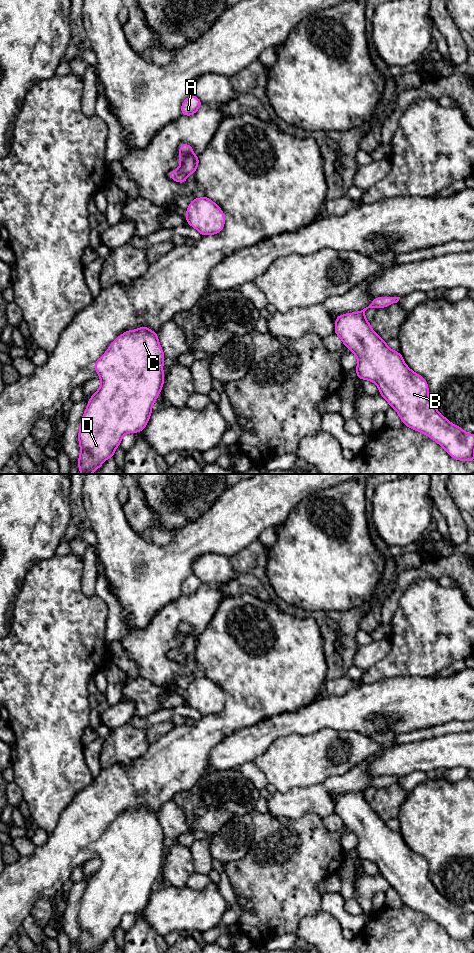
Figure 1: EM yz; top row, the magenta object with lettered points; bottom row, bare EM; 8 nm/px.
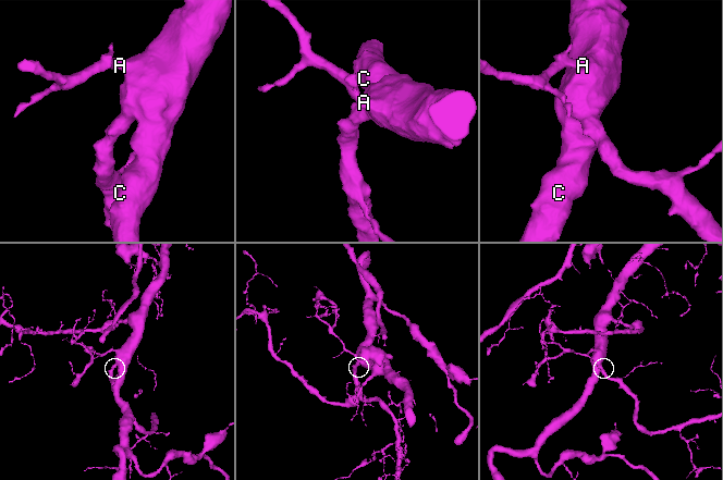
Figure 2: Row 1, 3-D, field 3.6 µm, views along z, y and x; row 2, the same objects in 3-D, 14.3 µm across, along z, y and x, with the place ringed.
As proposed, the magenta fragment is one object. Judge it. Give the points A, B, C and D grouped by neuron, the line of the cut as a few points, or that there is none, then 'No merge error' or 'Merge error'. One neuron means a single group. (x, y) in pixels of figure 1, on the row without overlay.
Groups: A B C D. No split. No merge error

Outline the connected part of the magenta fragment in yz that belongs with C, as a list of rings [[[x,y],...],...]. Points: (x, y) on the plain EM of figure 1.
[[[143,805],[118,816],[94,843],[101,866],[90,877],[80,903],[80,953],[92,953],[99,949],[106,939],[114,938],[115,929],[120,926],[125,914],[141,912],[146,907],[152,886],[164,864],[164,838],[157,812]]]

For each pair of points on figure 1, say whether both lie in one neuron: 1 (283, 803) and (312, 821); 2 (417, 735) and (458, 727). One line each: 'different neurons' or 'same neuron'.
1: different neurons
2: same neuron

